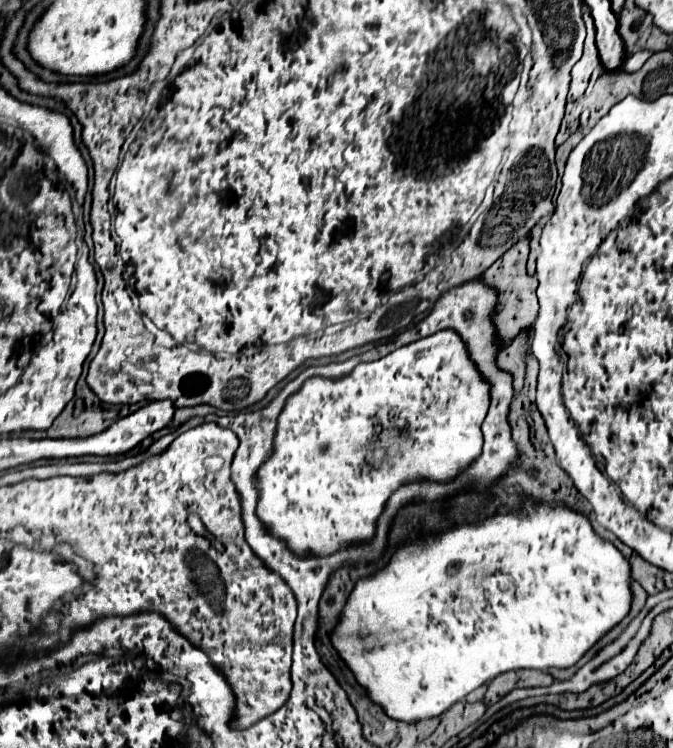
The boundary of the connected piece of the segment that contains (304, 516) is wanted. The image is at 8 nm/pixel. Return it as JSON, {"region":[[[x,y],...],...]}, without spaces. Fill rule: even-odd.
{"region":[[[439,330],[439,334],[431,334],[427,338],[419,338],[419,342],[411,342],[407,346],[401,346],[399,350],[393,350],[391,354],[373,360],[373,362],[361,362],[359,366],[355,366],[351,370],[351,374],[345,374],[343,378],[323,378],[323,376],[313,376],[307,378],[307,382],[303,382],[303,386],[293,392],[279,418],[277,418],[277,428],[275,428],[275,438],[273,438],[273,450],[269,454],[269,458],[263,462],[263,466],[257,470],[255,474],[255,488],[257,488],[257,508],[255,514],[261,520],[263,528],[267,530],[267,534],[277,536],[285,542],[285,546],[293,552],[299,554],[301,558],[327,558],[333,556],[339,550],[345,550],[349,546],[357,546],[363,544],[367,540],[371,540],[375,536],[377,530],[377,520],[387,504],[389,494],[393,494],[397,488],[405,486],[405,484],[413,484],[413,482],[437,482],[437,484],[447,484],[451,480],[455,480],[461,472],[467,470],[467,466],[471,466],[471,462],[475,462],[475,458],[479,458],[481,454],[481,446],[483,446],[483,436],[481,436],[481,424],[483,418],[487,416],[487,406],[491,404],[491,382],[487,378],[483,378],[483,374],[477,370],[477,364],[473,362],[473,358],[467,354],[467,344],[463,342],[463,338],[459,334],[455,334],[455,330]],[[377,416],[379,422],[371,422],[369,418]],[[395,416],[395,424],[397,426],[411,426],[411,434],[413,440],[411,442],[401,442],[401,440],[393,440],[387,434],[389,418]],[[363,462],[371,462],[375,468],[363,468]]]}

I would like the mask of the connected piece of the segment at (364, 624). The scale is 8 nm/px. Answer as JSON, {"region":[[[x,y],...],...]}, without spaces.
{"region":[[[525,498],[525,510],[521,514],[497,514],[495,518],[489,518],[481,524],[465,524],[451,528],[439,536],[423,536],[421,540],[411,540],[397,548],[395,556],[387,564],[385,570],[377,572],[371,578],[359,580],[349,596],[347,606],[341,612],[341,620],[335,626],[331,634],[331,642],[339,656],[345,660],[345,664],[355,674],[357,682],[367,688],[371,700],[387,712],[387,716],[403,722],[417,722],[423,718],[433,718],[449,710],[457,700],[463,700],[471,690],[479,688],[481,684],[493,680],[501,672],[519,670],[519,668],[535,668],[535,670],[547,670],[547,668],[569,668],[577,664],[577,660],[603,636],[607,634],[617,622],[625,618],[631,606],[631,566],[623,558],[623,554],[609,542],[601,540],[589,520],[573,512],[569,508],[563,508],[561,504],[539,504],[531,498]]]}

